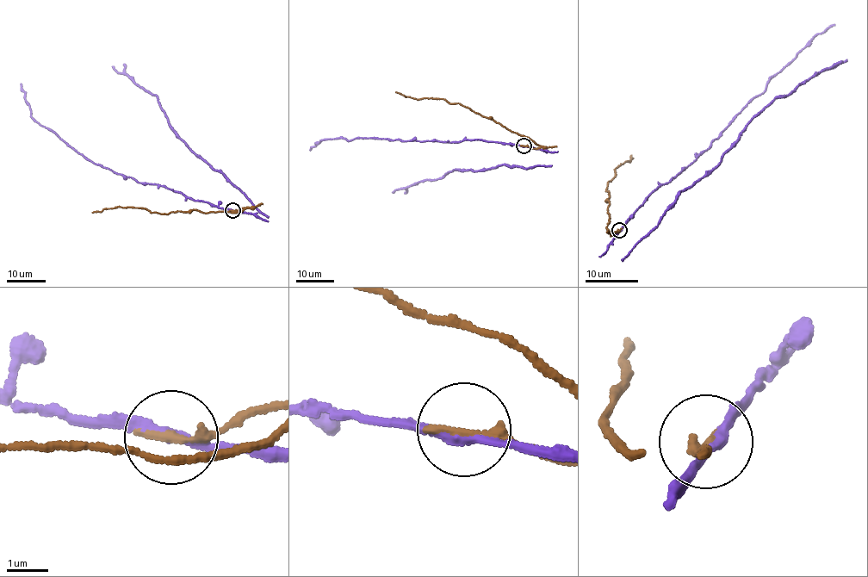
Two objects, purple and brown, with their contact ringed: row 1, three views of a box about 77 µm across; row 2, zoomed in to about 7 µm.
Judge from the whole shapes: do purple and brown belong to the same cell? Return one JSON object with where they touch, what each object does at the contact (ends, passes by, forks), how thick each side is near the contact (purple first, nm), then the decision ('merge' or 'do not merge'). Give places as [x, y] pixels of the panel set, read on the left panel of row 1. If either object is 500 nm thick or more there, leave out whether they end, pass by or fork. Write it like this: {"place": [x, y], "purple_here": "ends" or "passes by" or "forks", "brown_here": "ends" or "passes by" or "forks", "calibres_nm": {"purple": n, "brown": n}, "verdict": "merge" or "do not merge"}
{"place": [232, 210], "purple_here": "passes by", "brown_here": "ends", "calibres_nm": {"purple": 200, "brown": 240}, "verdict": "do not merge"}

